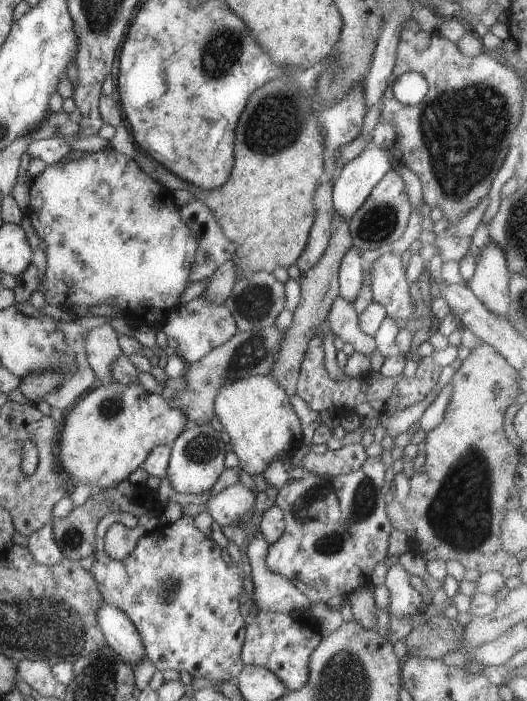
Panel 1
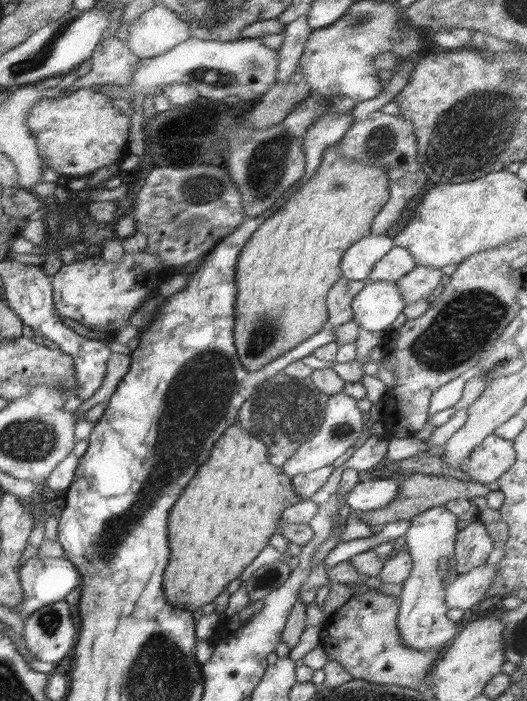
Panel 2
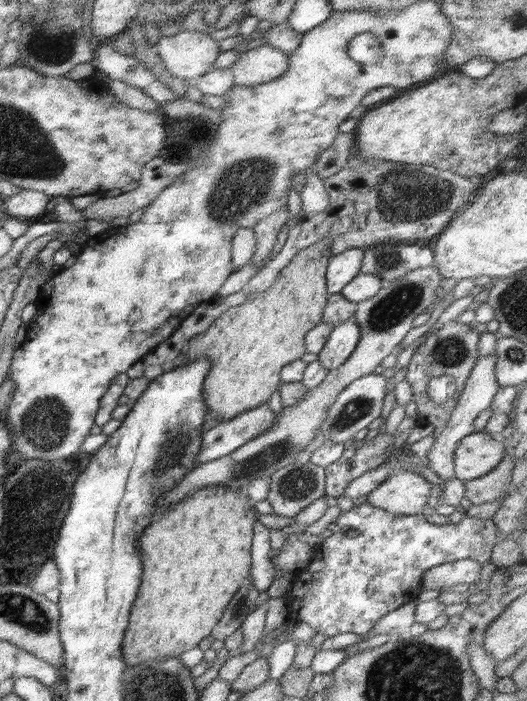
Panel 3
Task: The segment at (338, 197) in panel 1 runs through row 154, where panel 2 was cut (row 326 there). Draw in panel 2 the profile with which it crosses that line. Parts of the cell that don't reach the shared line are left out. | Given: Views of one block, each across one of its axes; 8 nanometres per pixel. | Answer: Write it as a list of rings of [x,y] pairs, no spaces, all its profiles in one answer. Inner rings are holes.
[[[397,281],[392,282],[368,282],[362,290],[351,300],[353,320],[360,324],[359,328],[380,332],[388,331],[390,325],[400,313],[403,312],[405,302],[402,300],[400,291],[397,287]]]

